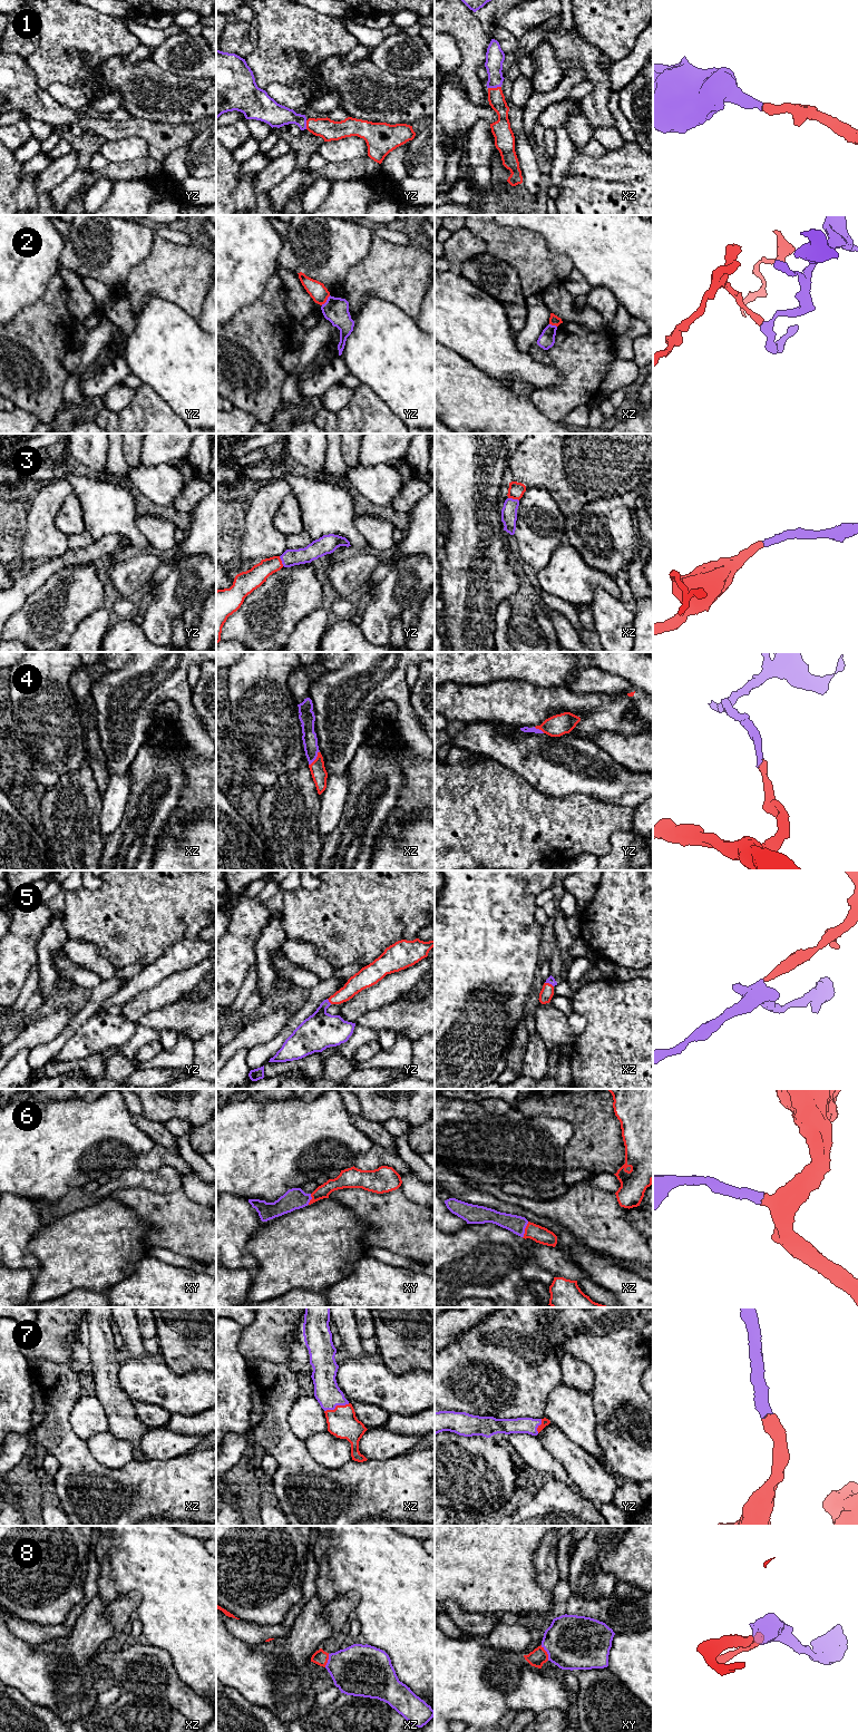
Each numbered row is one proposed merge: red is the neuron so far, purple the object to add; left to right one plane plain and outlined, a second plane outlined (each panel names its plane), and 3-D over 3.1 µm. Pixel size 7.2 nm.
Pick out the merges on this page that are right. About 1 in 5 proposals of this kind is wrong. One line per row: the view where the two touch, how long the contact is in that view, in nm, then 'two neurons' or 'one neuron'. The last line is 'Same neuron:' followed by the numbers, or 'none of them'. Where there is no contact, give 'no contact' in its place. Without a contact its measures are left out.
1: meets red in xz; contact 100 nm long; one neuron
2: meets red in yz; contact 100 nm long; two neurons
3: meets red in xz; contact 80 nm long; one neuron
4: meets red in xz; contact 120 nm long; one neuron
5: meets red in yz; contact 50 nm long; one neuron
6: meets red in xz; contact 130 nm long; one neuron
7: meets red in xz; contact 190 nm long; one neuron
8: meets red in xy; contact 130 nm long; one neuron
Same neuron: 1, 3, 4, 5, 6, 7, 8

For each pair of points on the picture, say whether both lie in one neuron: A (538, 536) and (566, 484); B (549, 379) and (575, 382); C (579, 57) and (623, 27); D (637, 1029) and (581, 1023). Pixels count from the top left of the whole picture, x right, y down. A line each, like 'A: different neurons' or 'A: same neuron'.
A: different neurons
B: different neurons
C: different neurons
D: different neurons

